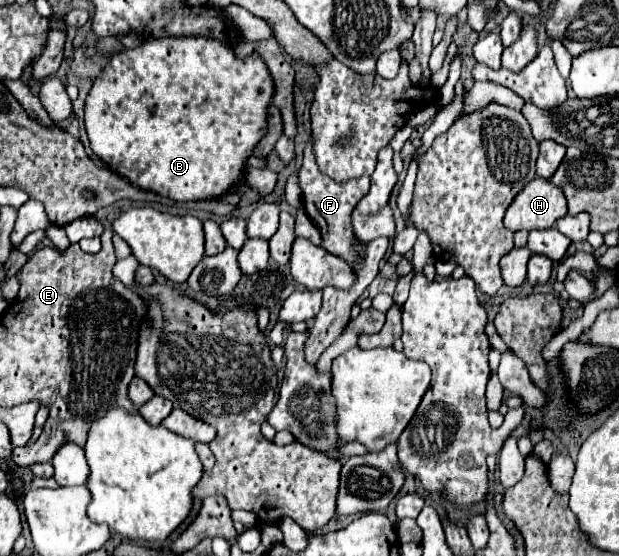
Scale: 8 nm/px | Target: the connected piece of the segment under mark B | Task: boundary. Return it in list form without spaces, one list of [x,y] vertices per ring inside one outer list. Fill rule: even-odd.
[[[168,37],[168,39],[152,39],[144,41],[134,49],[126,49],[120,53],[114,53],[108,65],[102,69],[102,73],[92,83],[92,89],[84,103],[84,127],[90,139],[90,147],[96,157],[100,157],[106,167],[132,185],[158,193],[162,197],[174,199],[174,201],[202,201],[212,197],[222,197],[230,193],[238,183],[244,181],[246,161],[254,153],[254,147],[262,141],[262,137],[268,131],[268,107],[274,97],[274,81],[266,67],[266,63],[258,57],[258,53],[252,53],[244,59],[238,59],[230,45],[224,45],[210,37]]]

